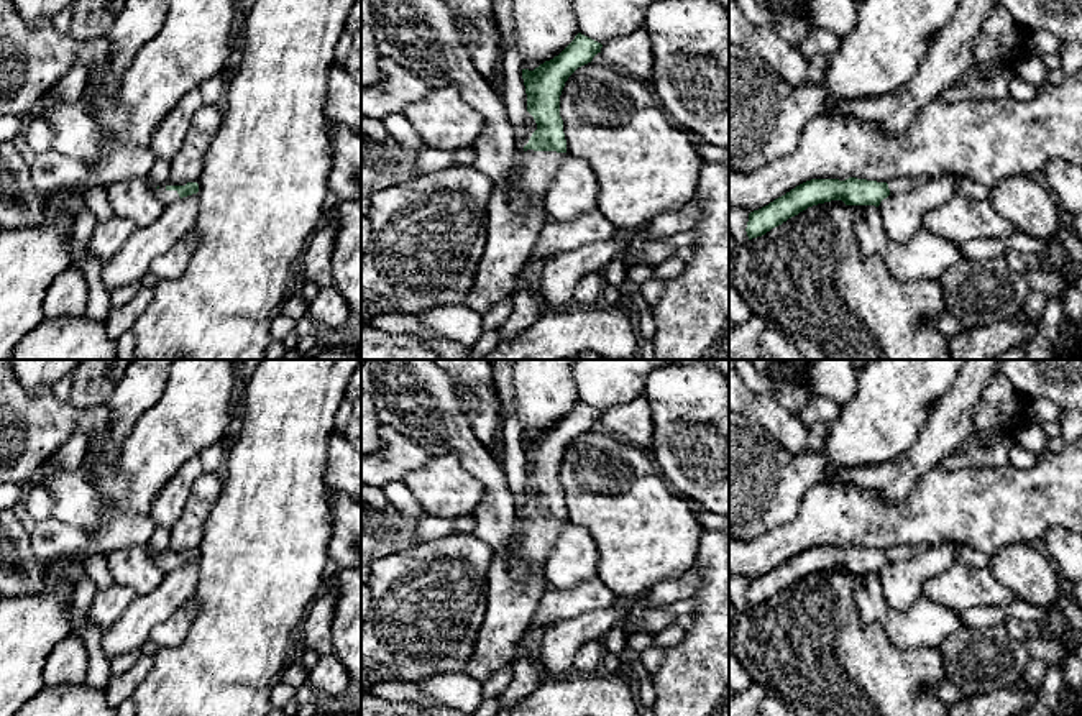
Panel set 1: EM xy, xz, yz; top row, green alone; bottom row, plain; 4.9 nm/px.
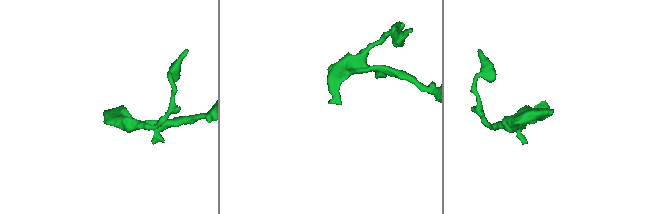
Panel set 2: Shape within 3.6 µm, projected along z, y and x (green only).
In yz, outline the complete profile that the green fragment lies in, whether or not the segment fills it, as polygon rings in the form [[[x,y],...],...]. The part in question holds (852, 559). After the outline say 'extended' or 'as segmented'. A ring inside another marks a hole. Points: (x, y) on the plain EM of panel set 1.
[[[916,544],[895,547],[888,552],[857,545],[849,545],[846,548],[811,547],[796,553],[768,573],[750,580],[745,599],[749,608],[762,604],[808,575],[831,568],[842,568],[846,573],[878,575],[890,562],[908,560],[913,555],[924,552],[926,547],[928,545]]] | extended

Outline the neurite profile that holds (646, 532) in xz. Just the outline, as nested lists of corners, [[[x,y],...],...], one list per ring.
[[[588,430],[565,450],[560,484],[566,522],[591,534],[599,552],[598,578],[621,599],[644,598],[655,585],[676,580],[695,567],[704,529],[688,499],[663,480],[642,448],[609,432]]]

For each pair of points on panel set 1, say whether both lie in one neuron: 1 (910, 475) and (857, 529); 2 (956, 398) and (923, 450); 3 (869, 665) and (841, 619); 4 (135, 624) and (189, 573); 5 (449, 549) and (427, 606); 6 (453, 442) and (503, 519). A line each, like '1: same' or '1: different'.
1: different
2: same
3: same
4: same
5: same
6: same

